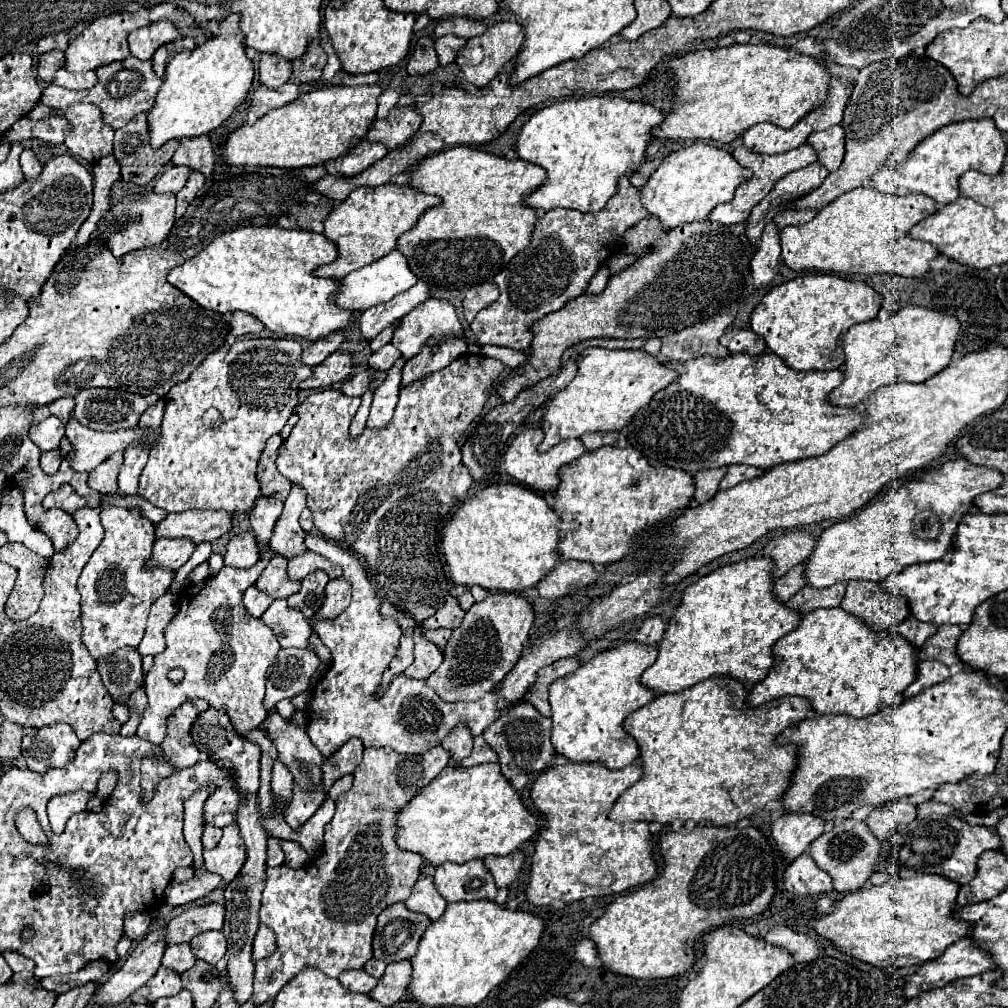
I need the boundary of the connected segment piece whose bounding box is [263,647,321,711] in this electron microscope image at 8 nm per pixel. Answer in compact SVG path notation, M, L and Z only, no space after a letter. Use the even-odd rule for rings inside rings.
M281 649L275 665L267 671L267 693L263 705L275 711L275 705L305 689L319 667L319 657L311 649Z

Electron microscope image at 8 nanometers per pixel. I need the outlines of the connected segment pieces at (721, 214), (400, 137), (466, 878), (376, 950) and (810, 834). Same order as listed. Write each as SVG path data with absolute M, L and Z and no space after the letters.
M805 143L805 145L801 145L801 147L793 149L793 151L787 151L787 153L779 153L779 155L761 155L761 153L749 151L747 147L737 147L737 149L733 151L733 157L735 157L743 167L747 167L747 169L753 171L753 179L747 181L747 183L743 183L743 185L739 185L737 191L735 191L735 197L733 197L729 203L717 205L717 207L709 213L707 219L713 221L713 223L735 225L735 223L747 221L751 209L753 209L763 197L767 197L767 193L773 189L773 185L775 185L781 177L785 177L787 173L797 171L797 169L803 169L803 167L807 167L807 165L811 165L811 163L817 161L817 153L813 151L813 147L811 147L809 143Z
M409 105L395 107L389 111L385 119L375 121L375 125L367 133L367 141L383 143L387 151L393 151L405 145L409 139L413 139L419 125L421 125L421 115L415 113Z
M467 861L465 865L437 865L435 883L439 893L449 901L471 901L471 899L495 899L497 885L489 869L481 861Z
M405 903L389 905L389 909L379 913L379 923L373 935L373 957L385 963L413 957L429 925L429 917L411 913Z
M783 813L771 825L771 837L785 859L793 861L805 853L813 839L823 833L825 821L813 813Z

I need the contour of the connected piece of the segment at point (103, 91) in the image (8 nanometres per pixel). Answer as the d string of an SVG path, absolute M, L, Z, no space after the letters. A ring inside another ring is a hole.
M133 55L123 61L115 61L115 63L99 67L97 77L99 77L97 85L91 89L85 89L85 91L69 91L69 89L61 89L59 85L51 83L45 87L41 101L55 109L67 109L75 101L95 103L103 113L103 121L107 125L111 125L113 129L119 129L119 127L125 127L135 115L153 109L153 99L157 97L157 91L163 85L163 79L153 73L151 61L141 61Z

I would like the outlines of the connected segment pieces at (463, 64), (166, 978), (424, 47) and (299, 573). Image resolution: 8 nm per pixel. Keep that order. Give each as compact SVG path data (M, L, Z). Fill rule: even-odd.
M517 21L495 23L483 35L477 35L467 41L465 49L461 49L457 55L457 65L461 67L461 71L465 73L465 79L469 83L473 83L475 87L485 87L511 59L517 57L523 39L525 39L525 33L521 29L521 23L517 23Z
M159 967L157 973L139 989L131 995L131 1001L135 1005L143 1003L155 1003L161 997L177 995L181 991L181 977L175 971L169 971L165 967Z
M431 37L419 39L413 55L407 61L409 75L425 75L435 71L437 67L439 67L439 57L437 57L437 51L433 49L433 39Z
M305 551L303 555L297 555L289 561L287 577L293 581L301 581L305 575L313 571L325 571L329 579L339 579L343 575L343 569L331 561L327 561L323 555L317 555L313 551Z

